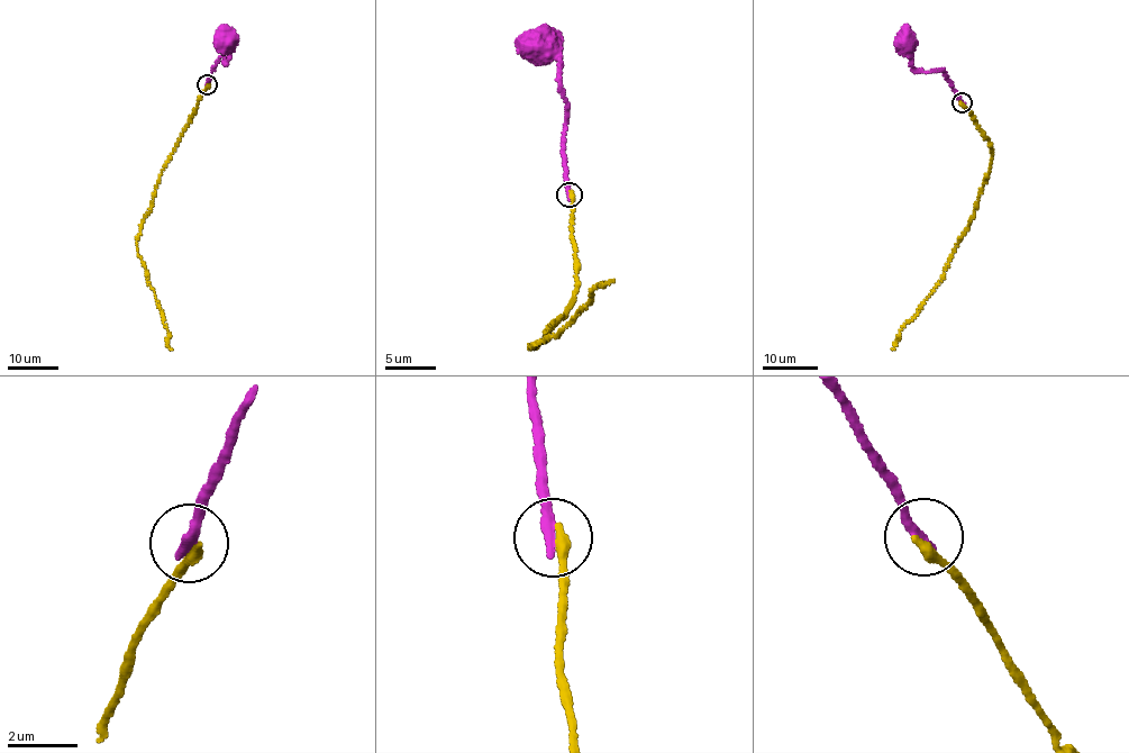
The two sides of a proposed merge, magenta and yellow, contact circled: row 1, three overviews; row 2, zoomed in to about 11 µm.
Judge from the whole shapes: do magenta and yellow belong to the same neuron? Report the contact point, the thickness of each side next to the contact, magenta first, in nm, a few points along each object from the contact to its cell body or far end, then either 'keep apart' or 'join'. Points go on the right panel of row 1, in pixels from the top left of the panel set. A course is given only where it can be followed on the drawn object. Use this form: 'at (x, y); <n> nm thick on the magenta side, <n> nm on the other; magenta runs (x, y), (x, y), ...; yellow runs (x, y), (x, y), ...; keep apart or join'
at (962, 102); 360 nm thick on the magenta side, 320 nm on the other; magenta runs (962, 103), (940, 71), (918, 72), (910, 54), (903, 47), (906, 39); yellow runs (962, 103), (989, 143), (992, 154), (985, 181), (967, 229), (957, 242), (943, 278), (900, 332), (893, 348); keep apart

